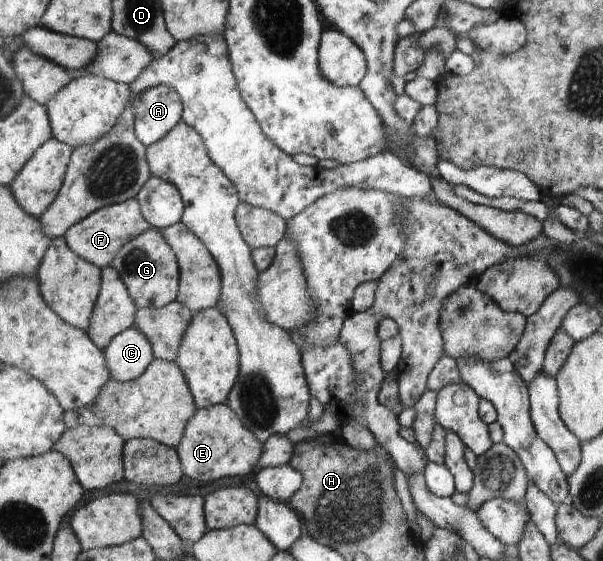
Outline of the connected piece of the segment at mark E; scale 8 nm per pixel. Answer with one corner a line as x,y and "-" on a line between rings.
227,404
199,409
195,417
188,422
183,437
177,451
184,474
198,481
250,475
260,469
262,456
266,453
264,444

